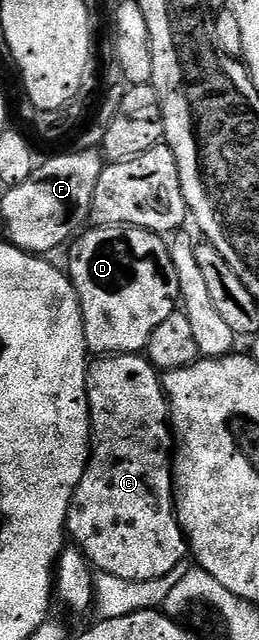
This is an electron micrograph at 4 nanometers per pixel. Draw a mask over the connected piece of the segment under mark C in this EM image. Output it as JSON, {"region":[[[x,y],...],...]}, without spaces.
{"region":[[[140,353],[105,355],[97,358],[88,369],[88,412],[92,418],[90,454],[86,469],[82,473],[82,479],[78,481],[76,491],[72,495],[72,504],[68,510],[67,534],[70,536],[71,542],[72,539],[76,542],[73,544],[97,572],[114,573],[114,577],[122,577],[122,581],[138,581],[139,583],[149,583],[155,579],[166,577],[181,566],[179,563],[184,558],[186,560],[189,558],[190,552],[188,540],[184,538],[184,530],[181,529],[180,522],[176,520],[174,510],[174,459],[170,454],[174,447],[174,435],[170,430],[170,408],[168,396],[164,394],[161,372]]]}

